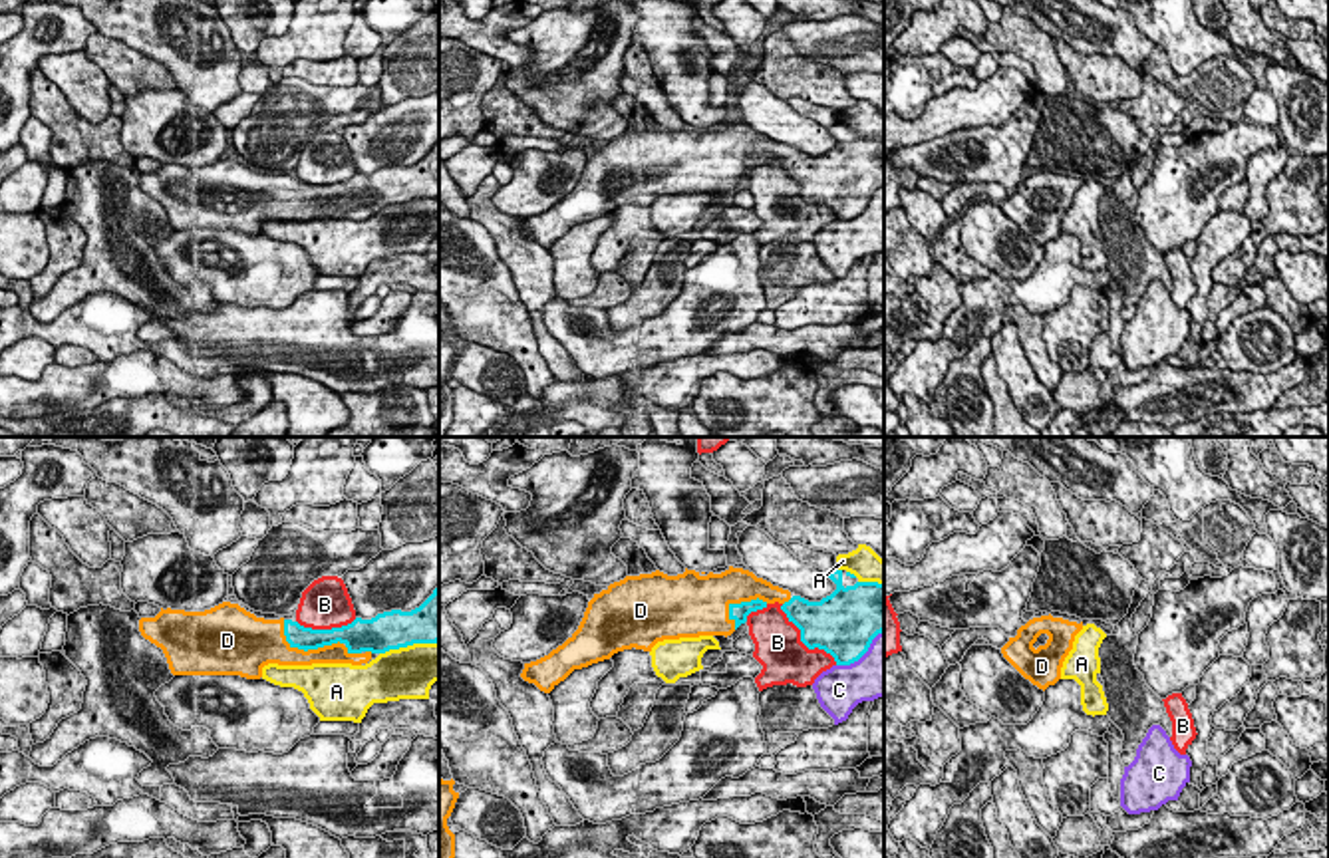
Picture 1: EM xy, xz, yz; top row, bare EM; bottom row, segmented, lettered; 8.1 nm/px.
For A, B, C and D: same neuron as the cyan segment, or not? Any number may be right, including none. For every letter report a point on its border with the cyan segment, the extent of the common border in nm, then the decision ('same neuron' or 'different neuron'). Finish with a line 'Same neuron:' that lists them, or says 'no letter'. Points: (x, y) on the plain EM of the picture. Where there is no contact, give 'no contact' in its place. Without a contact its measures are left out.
A: meets cyan in xy at (408, 199); contact 500 nm long; different neuron
B: meets cyan in xz at (803, 197); contact 650 nm long; different neuron
C: meets cyan in xz at (861, 211); contact 480 nm long; different neuron
D: meets cyan in xy at (314, 203); contact 700 nm long; same neuron
Same neuron: D

